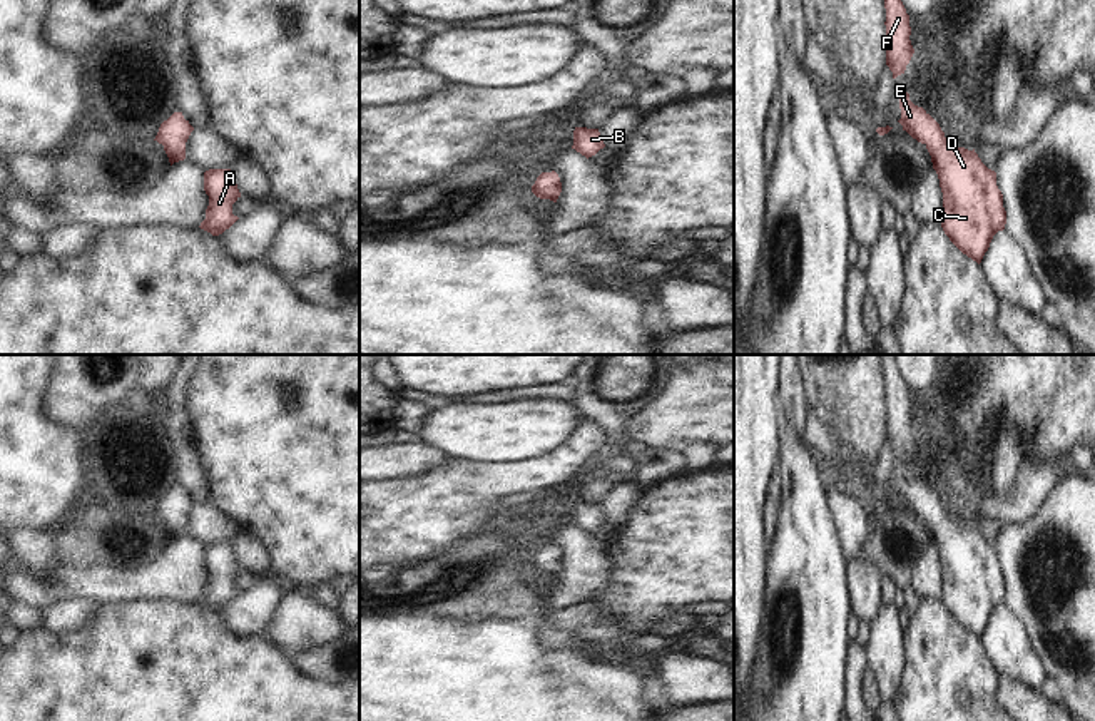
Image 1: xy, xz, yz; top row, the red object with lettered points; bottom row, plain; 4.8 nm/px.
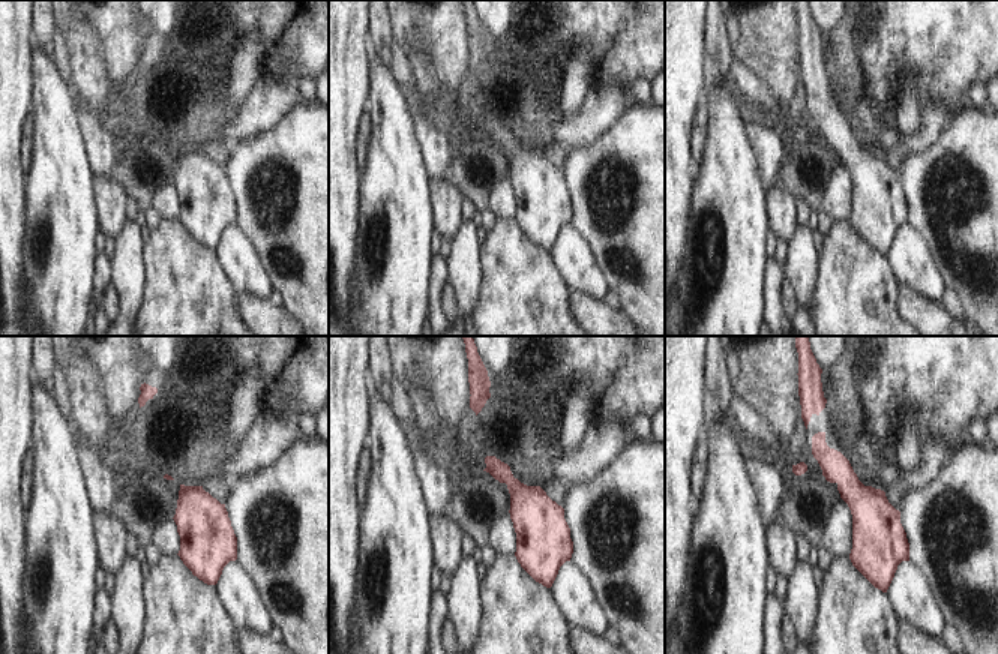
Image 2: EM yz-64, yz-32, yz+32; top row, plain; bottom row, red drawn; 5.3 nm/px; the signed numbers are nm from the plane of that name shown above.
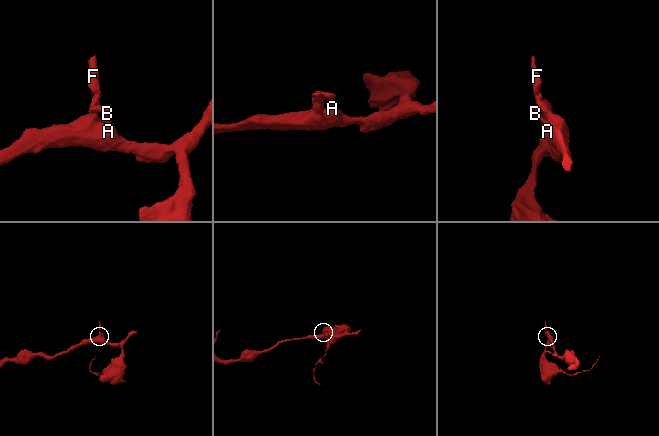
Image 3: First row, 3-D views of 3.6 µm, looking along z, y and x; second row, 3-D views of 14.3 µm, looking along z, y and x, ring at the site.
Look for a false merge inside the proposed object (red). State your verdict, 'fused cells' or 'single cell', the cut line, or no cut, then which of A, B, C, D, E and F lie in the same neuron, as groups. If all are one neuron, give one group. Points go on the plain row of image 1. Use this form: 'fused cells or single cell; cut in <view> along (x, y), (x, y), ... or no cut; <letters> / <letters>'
single cell; no cut; A B C D E F

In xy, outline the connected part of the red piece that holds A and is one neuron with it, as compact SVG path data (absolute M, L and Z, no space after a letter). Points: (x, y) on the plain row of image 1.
M206 545L204 565L209 570L209 580L206 584L206 594L199 602L212 611L219 611L239 594L232 589L232 579L241 572L232 545Z

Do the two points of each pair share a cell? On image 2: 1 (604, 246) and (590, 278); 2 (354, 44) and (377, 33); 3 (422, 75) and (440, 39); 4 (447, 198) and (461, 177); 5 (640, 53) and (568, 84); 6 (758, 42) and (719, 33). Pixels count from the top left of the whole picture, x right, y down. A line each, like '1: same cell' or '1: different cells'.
1: different cells
2: different cells
3: different cells
4: different cells
5: different cells
6: different cells

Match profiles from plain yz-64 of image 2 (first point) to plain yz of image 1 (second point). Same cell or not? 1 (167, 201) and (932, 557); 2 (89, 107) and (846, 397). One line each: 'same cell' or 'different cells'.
1: same cell
2: different cells

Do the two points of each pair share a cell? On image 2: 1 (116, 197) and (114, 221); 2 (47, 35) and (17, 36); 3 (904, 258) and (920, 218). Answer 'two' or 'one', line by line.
1: one
2: two
3: two

